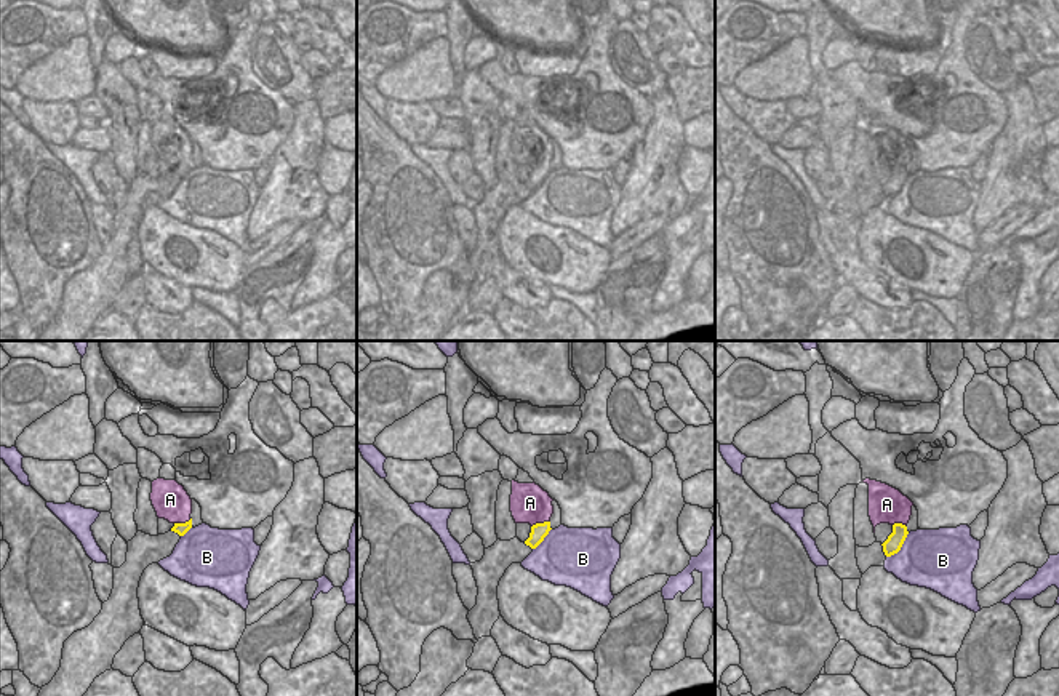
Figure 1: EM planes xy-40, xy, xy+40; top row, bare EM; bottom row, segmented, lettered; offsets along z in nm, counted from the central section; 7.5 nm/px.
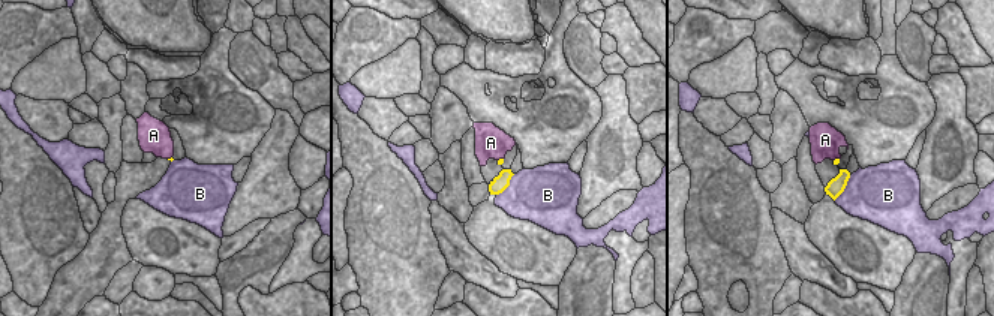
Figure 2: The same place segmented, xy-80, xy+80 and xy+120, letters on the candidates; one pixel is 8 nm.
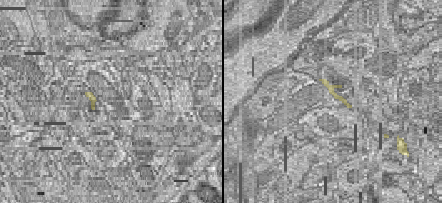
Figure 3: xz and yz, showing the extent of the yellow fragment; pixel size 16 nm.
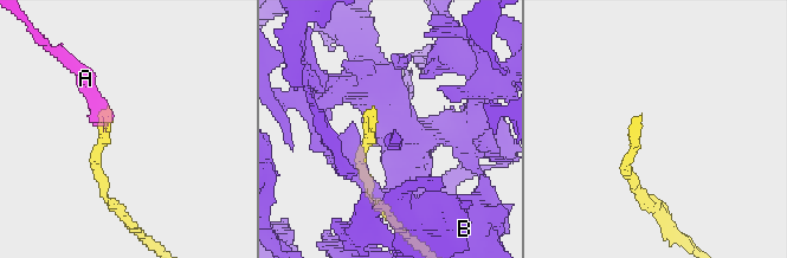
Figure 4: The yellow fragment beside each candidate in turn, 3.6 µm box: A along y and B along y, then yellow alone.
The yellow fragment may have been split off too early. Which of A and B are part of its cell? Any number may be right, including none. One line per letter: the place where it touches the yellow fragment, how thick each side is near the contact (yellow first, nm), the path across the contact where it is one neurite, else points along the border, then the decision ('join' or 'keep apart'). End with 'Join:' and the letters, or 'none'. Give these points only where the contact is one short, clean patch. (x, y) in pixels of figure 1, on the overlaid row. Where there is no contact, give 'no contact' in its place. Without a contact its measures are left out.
A: meets yellow in xy at (539, 524); 120 nm thick on the yellow side, 280 nm on the other; runs through xy (539, 530), (539, 524), (538, 512), (530, 503); join
B: meets yellow in xy+40 at (901, 546); 130 nm thick on the yellow side, 440 nm on the other; keep apart
Join: A

